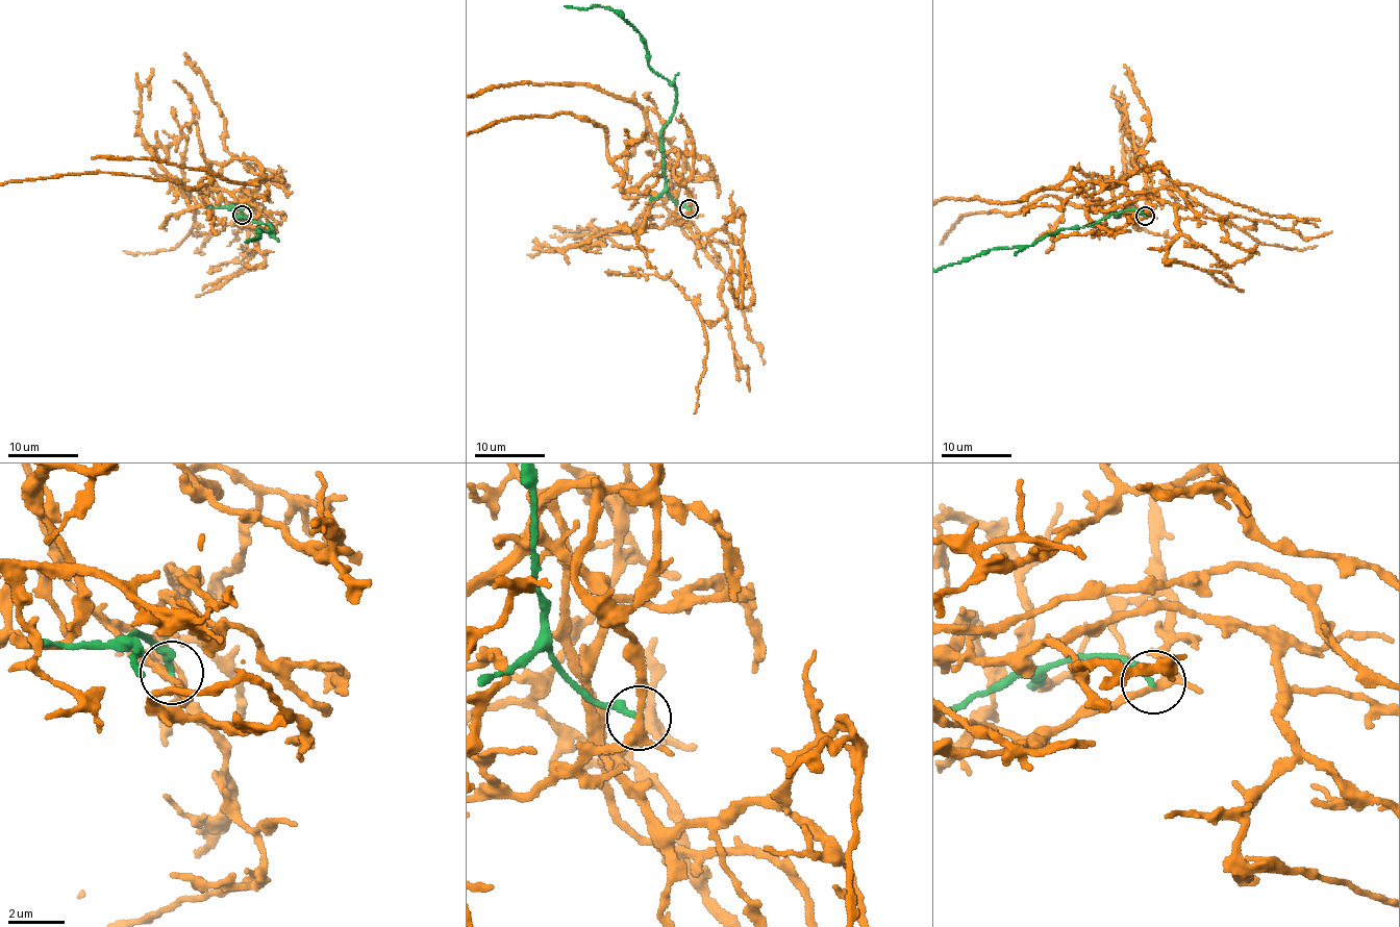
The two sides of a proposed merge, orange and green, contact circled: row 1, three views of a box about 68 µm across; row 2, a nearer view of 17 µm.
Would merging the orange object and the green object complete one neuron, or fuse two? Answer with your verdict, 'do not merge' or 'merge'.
do not merge

